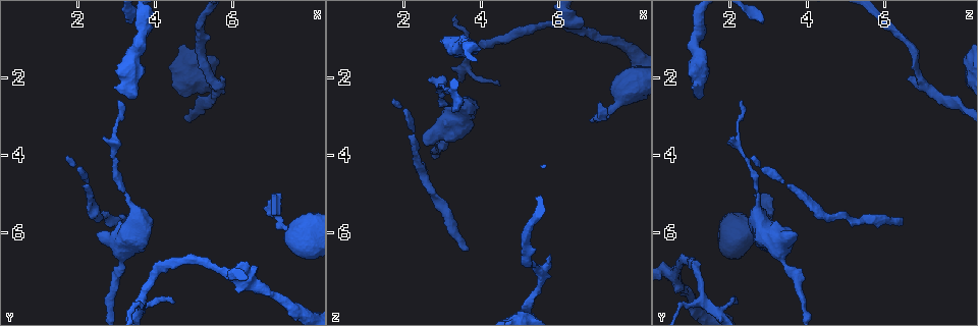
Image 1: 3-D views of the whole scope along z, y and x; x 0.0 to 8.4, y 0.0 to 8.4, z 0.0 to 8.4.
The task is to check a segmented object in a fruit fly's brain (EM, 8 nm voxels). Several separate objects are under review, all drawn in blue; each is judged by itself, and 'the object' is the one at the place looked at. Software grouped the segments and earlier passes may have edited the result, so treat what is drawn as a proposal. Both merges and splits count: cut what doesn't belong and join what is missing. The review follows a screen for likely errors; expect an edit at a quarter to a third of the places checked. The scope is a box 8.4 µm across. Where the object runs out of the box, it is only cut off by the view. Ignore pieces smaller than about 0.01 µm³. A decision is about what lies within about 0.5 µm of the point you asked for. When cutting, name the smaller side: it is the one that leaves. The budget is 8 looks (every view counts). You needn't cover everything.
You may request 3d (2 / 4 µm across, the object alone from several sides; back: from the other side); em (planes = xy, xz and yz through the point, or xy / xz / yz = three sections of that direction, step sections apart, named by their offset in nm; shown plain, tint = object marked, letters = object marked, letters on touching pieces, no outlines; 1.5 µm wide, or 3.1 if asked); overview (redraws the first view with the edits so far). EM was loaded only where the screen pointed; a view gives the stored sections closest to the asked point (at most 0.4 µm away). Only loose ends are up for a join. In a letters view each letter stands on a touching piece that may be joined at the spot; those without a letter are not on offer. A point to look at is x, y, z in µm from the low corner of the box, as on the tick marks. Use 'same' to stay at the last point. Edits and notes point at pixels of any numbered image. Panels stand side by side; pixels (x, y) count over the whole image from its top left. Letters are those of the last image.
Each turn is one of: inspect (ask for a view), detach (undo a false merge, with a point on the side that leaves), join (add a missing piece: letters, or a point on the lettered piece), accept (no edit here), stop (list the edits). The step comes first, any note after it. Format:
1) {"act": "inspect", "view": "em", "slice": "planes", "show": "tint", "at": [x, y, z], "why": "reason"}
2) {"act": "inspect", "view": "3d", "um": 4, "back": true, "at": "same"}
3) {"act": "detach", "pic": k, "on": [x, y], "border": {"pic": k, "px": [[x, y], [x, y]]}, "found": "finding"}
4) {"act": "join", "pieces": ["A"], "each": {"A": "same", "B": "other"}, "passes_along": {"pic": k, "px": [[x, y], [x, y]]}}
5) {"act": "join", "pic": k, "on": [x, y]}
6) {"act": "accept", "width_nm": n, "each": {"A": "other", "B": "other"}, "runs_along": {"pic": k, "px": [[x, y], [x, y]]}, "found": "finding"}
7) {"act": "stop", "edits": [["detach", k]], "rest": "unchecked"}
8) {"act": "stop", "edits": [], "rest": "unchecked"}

{"act": "inspect", "view": "3d", "um": 2, "back": true, "at": [3.05, 2.65, 2.25], "why": "long arm stops here"}

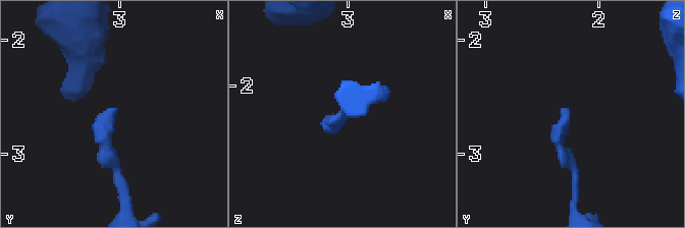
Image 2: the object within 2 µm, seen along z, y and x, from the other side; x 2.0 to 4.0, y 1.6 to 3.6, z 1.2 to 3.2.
{"act": "inspect", "view": "em", "slice": "yz", "step": 4, "show": "letters", "at": [3.06, 2.60, 2.30], "why": "need the tissue"}

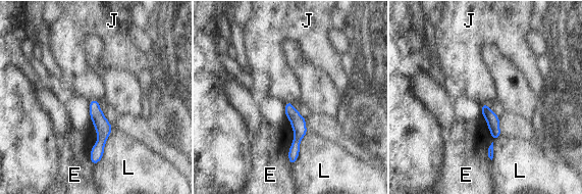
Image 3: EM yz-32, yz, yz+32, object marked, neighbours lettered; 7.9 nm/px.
{"act": "accept", "each": {"E": "other", "J": "other", "L": "other"}, "runs_along": {"pic": 3, "px": [[92, 102], [101, 124], [96, 159]]}, "found": "no lettered piece goes on from it"}

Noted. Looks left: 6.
{"act": "inspect", "view": "em", "slice": "planes", "show": "tint", "at": [3.10, 6.95, 3.55]}

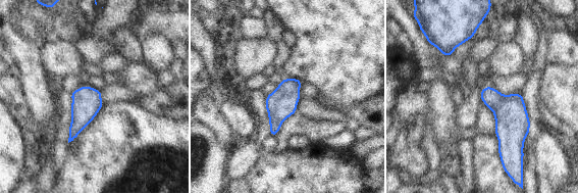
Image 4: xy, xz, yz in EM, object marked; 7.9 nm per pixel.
{"act": "inspect", "view": "em", "slice": "planes", "show": "letters", "at": "same", "why": "see the neighbours"}

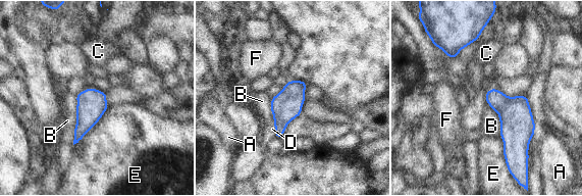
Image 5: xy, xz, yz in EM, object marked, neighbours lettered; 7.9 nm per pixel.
{"act": "accept", "width_nm": 160, "each": {"A": "other", "B": "other", "C": "other", "D": "other", "E": "other", "F": "other"}, "border": {"pic": 5, "px": [[76, 95], [76, 124], [72, 144]]}, "found": "all the same neuron"}

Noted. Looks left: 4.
{"act": "inspect", "view": "em", "slice": "xz", "step": 4, "show": "letters", "at": [3.70, 5.80, 6.40], "why": "an open end"}

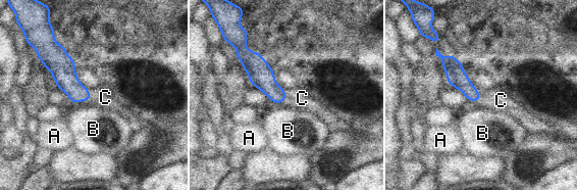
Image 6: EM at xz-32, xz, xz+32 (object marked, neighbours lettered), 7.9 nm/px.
{"act": "inspect", "view": "em", "slice": "planes", "show": "letters", "at": "same", "why": "another direction"}

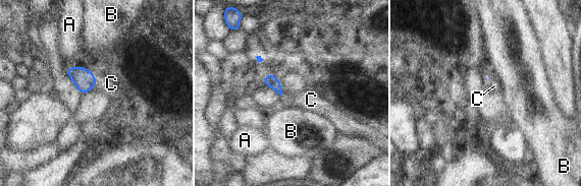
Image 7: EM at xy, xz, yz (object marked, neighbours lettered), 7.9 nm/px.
{"act": "join", "pieces": ["C"], "each": {"A": "other", "B": "other", "C": "same"}, "passes_along": {"pic": 7, "px": [[85, 80], [95, 83], [111, 83]]}, "found": "the neuron continues"}

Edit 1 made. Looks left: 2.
{"act": "stop", "edits": [["join", 7]], "rest": "unchecked"}

